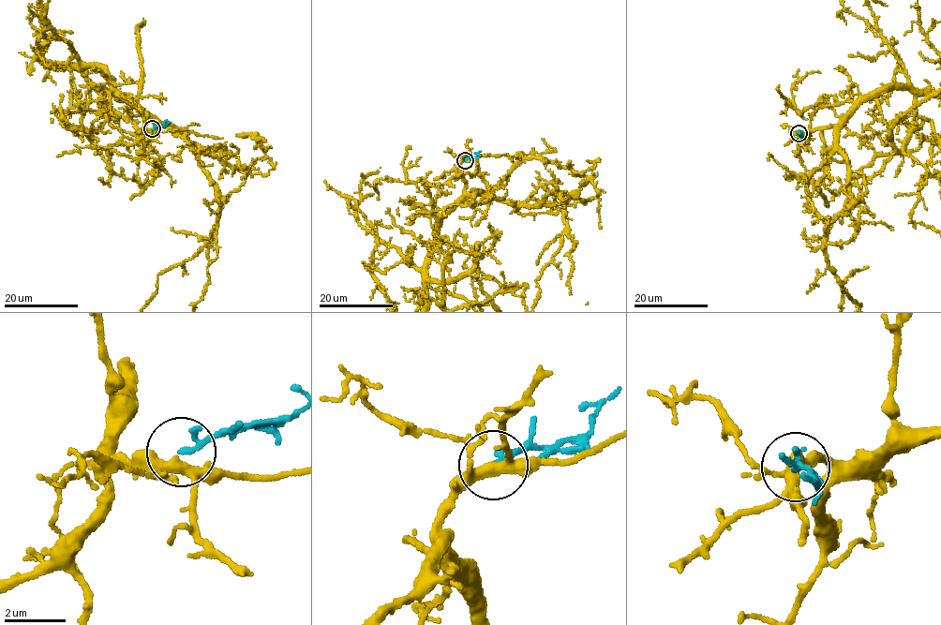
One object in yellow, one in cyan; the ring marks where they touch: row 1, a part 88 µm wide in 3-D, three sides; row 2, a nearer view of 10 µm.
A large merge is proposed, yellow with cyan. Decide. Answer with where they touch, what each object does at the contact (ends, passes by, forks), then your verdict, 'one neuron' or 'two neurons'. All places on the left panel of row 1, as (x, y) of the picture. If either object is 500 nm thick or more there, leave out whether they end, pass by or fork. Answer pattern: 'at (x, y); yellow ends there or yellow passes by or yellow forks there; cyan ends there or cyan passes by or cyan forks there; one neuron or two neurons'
at (152, 128); yellow forks there; cyan passes by; one neuron

